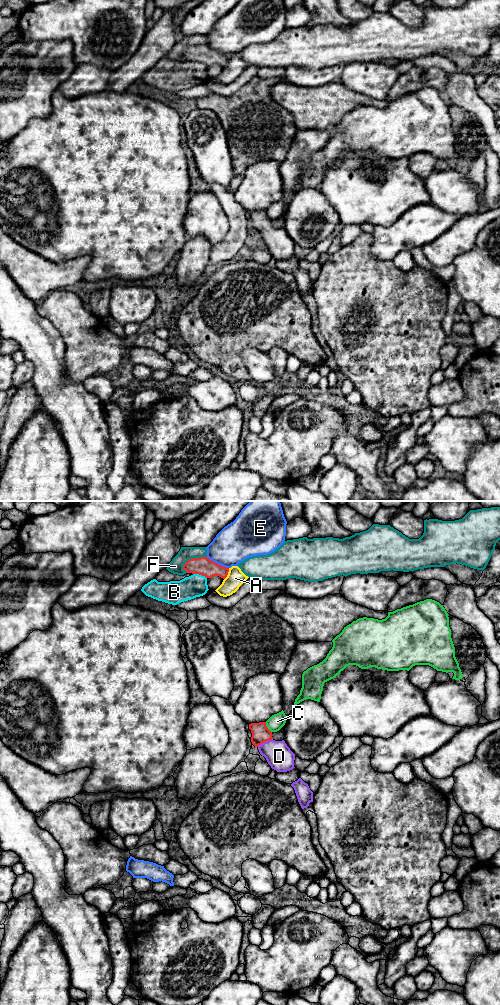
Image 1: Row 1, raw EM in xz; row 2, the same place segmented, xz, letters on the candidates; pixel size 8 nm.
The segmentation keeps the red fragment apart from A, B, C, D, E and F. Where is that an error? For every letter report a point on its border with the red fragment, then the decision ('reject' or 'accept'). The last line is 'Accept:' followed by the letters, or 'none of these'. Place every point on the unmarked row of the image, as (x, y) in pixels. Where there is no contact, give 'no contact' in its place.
A: contact xz (227, 62); reject
B: contact xz (200, 62); reject
C: contact xz (266, 215); reject
D: contact xz (264, 229); accept
E: contact xz (218, 52); reject
F: contact xz (193, 46); reject
Accept: D

